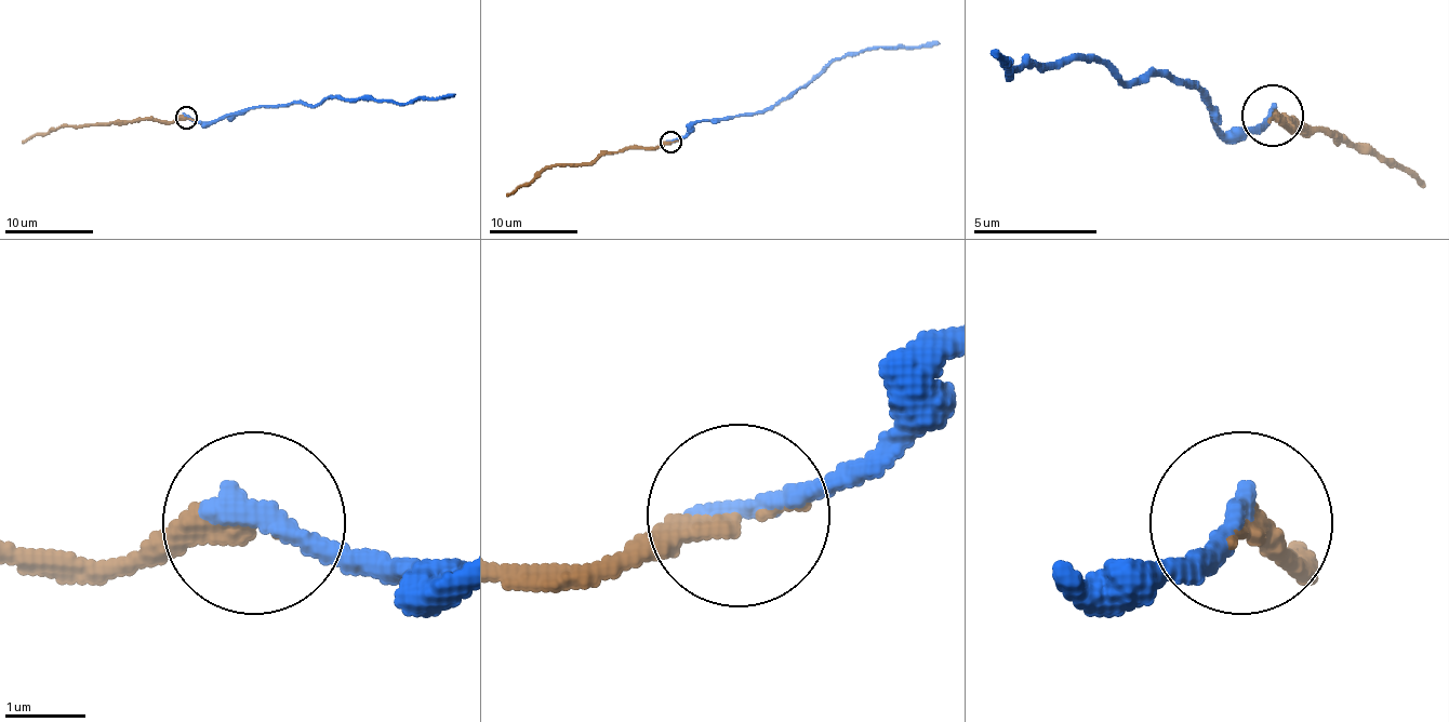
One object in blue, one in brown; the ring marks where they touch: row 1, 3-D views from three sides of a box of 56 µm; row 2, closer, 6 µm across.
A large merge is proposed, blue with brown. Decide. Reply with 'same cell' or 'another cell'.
same cell

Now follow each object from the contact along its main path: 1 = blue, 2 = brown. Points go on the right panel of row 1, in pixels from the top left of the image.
1: (1271, 117), (1221, 130), (1197, 87), (1159, 74), (1122, 80), (1104, 62), (1029, 62), (1005, 74), (999, 49)
2: (1271, 117), (1289, 130), (1302, 123), (1332, 135), (1425, 185)

